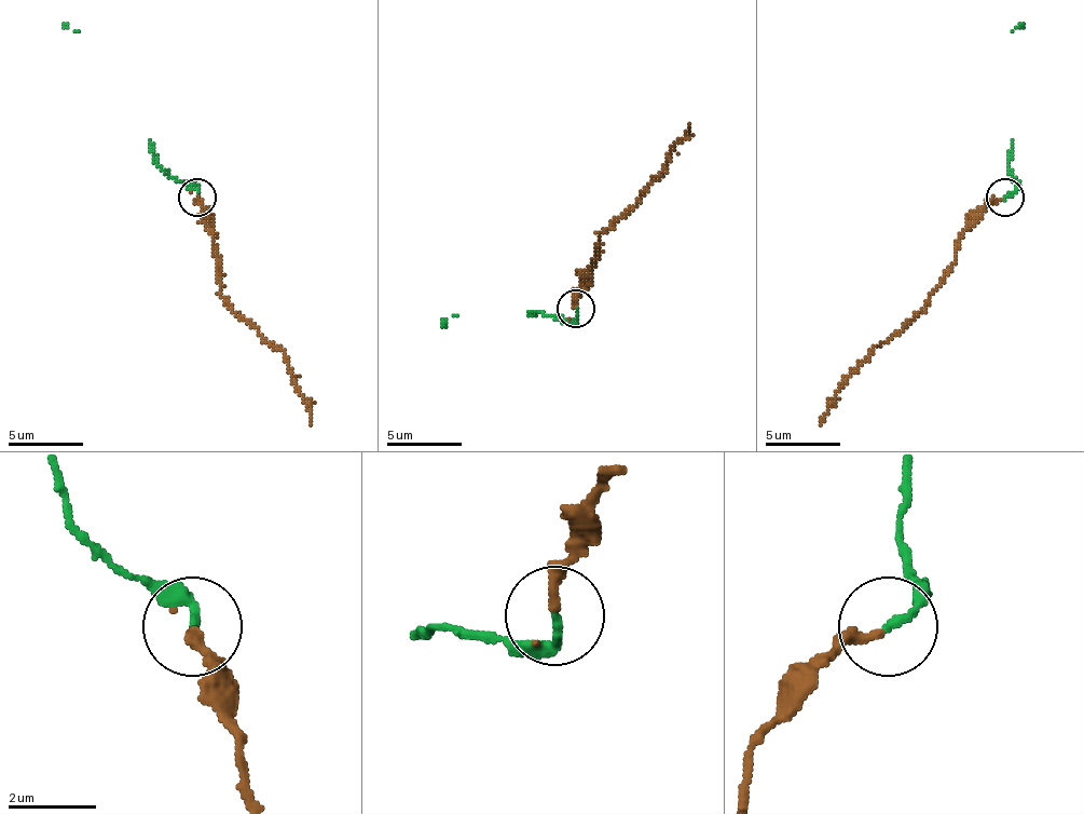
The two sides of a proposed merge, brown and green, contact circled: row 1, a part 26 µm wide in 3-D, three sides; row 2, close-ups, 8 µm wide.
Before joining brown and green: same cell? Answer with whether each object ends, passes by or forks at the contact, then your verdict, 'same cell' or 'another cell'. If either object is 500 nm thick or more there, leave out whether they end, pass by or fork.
brown ends; green ends; same cell

